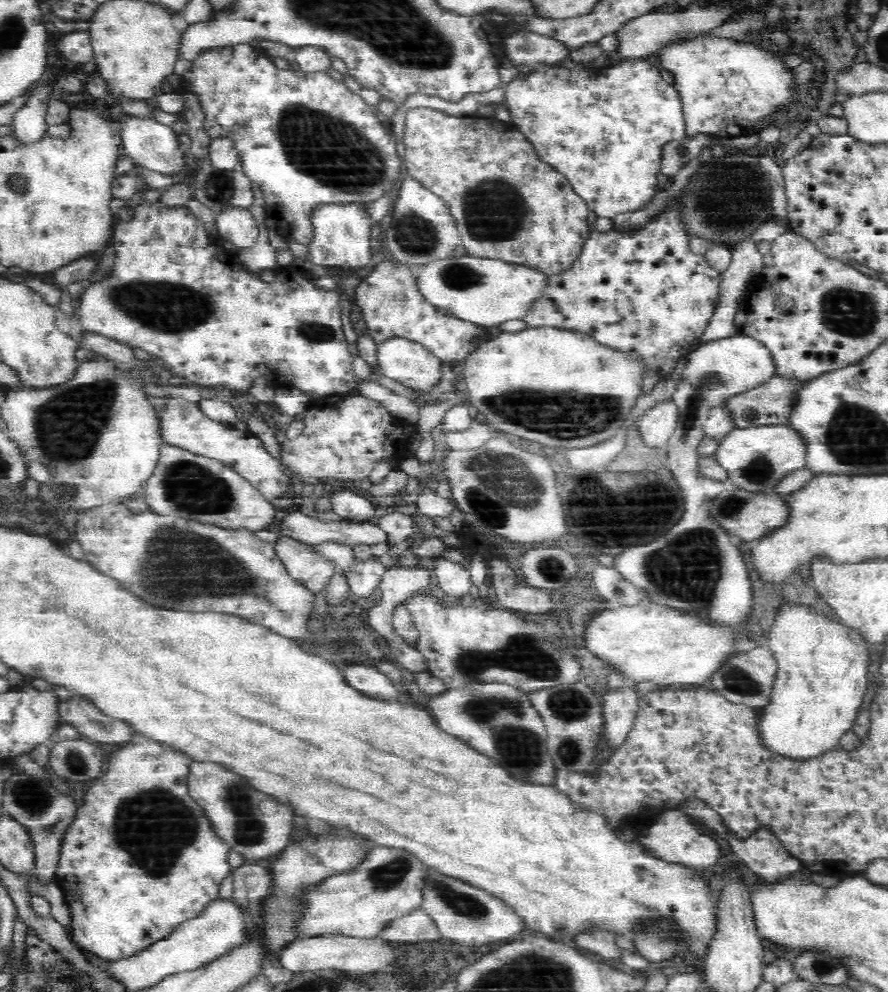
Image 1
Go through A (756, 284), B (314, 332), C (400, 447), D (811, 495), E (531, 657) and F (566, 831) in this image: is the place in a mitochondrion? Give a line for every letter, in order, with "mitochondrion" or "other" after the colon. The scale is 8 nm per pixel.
A: other
B: mitochondrion
C: other
D: other
E: mitochondrion
F: other

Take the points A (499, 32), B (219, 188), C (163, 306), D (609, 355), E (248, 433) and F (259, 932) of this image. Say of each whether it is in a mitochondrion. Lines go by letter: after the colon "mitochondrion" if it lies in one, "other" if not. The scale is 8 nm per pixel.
A: other
B: mitochondrion
C: mitochondrion
D: other
E: other
F: other

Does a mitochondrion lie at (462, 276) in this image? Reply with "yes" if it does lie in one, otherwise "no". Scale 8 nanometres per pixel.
yes

